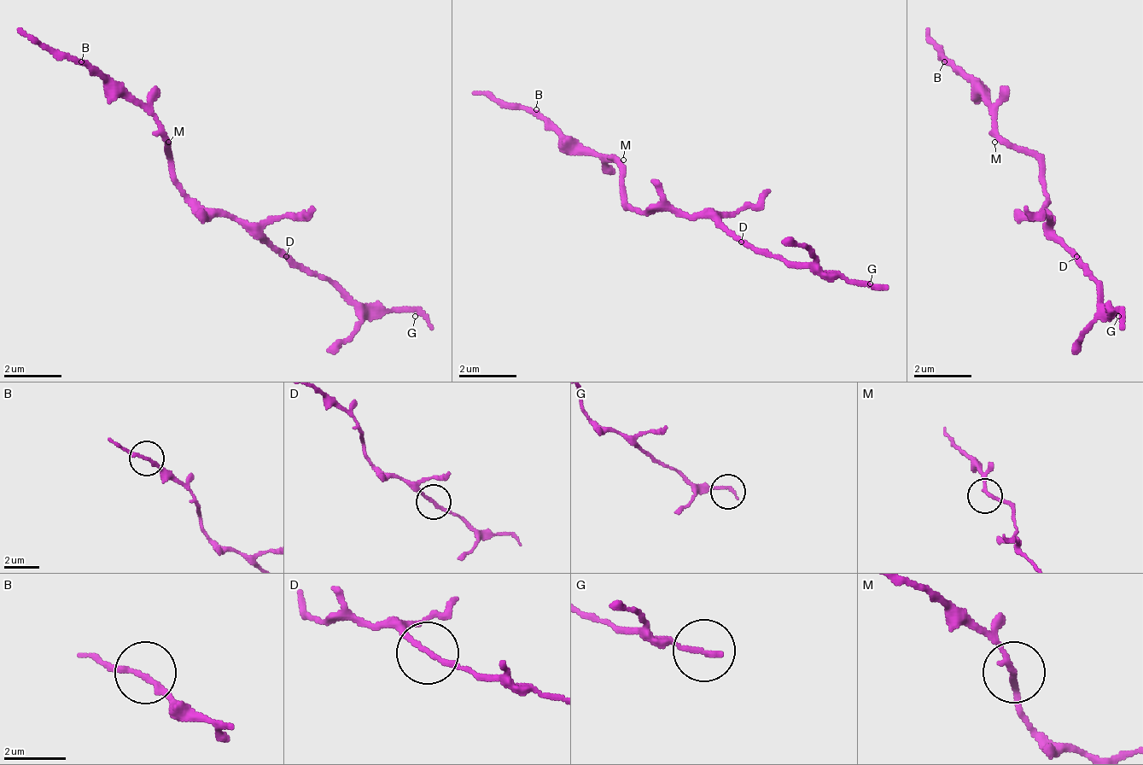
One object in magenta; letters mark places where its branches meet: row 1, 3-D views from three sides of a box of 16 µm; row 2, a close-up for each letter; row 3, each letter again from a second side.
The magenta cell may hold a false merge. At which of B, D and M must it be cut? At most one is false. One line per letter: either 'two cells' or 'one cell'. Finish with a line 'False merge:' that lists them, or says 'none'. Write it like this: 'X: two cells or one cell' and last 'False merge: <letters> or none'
B: one cell
D: two cells
M: one cell
False merge: D

